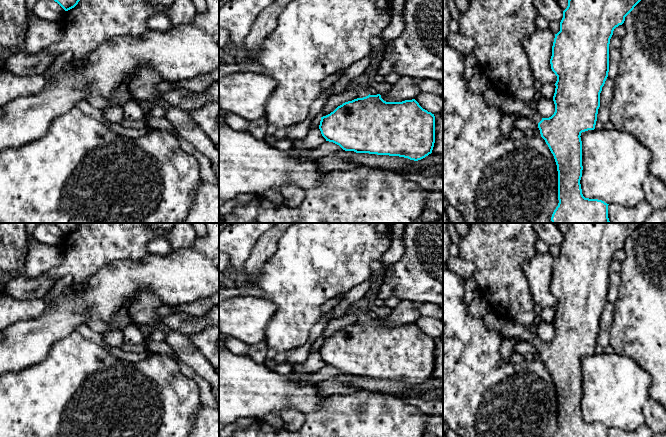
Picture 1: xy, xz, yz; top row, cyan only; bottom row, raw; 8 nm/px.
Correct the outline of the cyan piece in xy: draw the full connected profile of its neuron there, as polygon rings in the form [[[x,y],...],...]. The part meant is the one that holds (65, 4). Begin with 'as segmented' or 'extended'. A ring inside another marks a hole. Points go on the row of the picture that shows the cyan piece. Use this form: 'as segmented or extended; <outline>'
as segmented; [[[54,0],[57,2],[65,11],[74,8],[80,0]]]

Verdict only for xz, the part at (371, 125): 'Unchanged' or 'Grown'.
Grown

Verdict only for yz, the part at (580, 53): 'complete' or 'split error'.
split error

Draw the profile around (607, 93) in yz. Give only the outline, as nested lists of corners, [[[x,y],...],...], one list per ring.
[[[607,77],[600,93],[600,107],[598,109],[597,120],[601,123],[610,121],[610,108],[614,96],[615,79]]]

